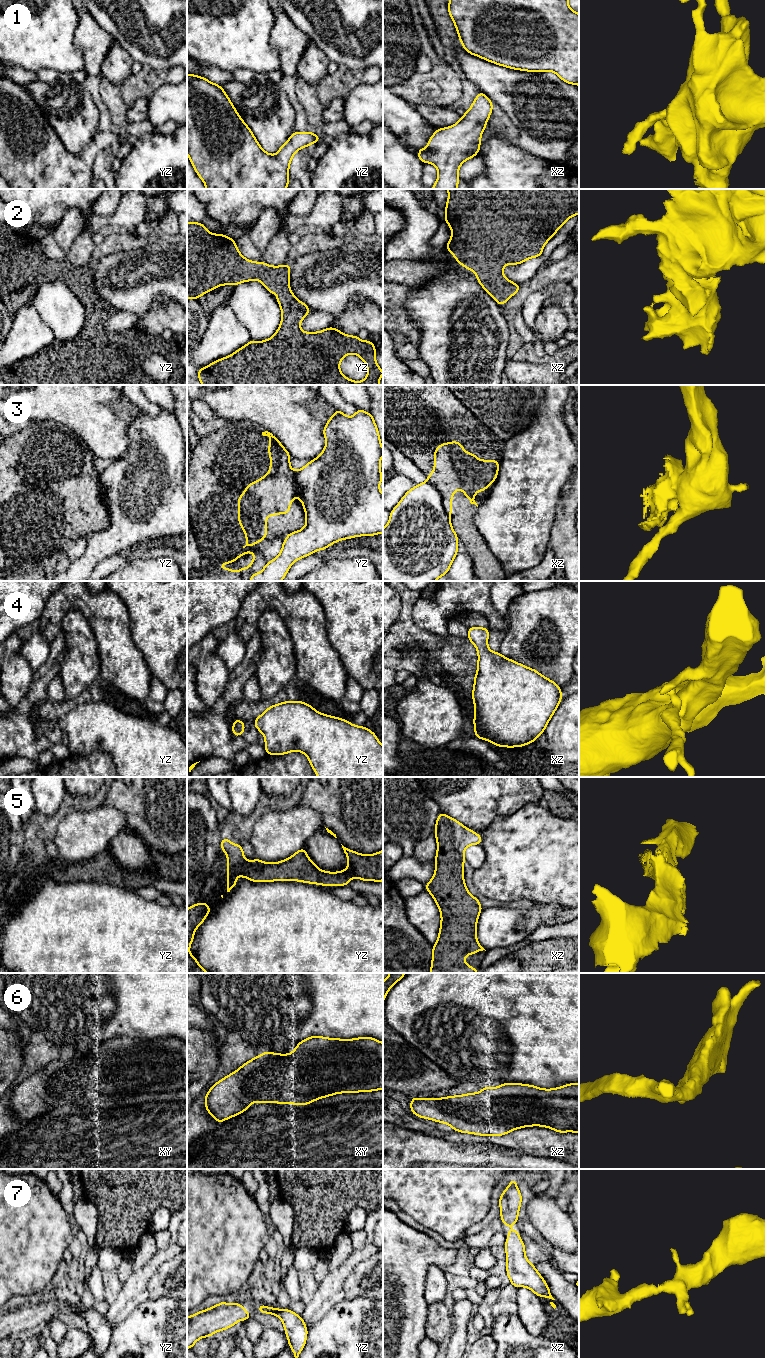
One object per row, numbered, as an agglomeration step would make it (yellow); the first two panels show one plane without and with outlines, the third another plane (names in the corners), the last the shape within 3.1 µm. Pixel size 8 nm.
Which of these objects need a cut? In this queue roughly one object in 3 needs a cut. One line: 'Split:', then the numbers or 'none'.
Split: 3

